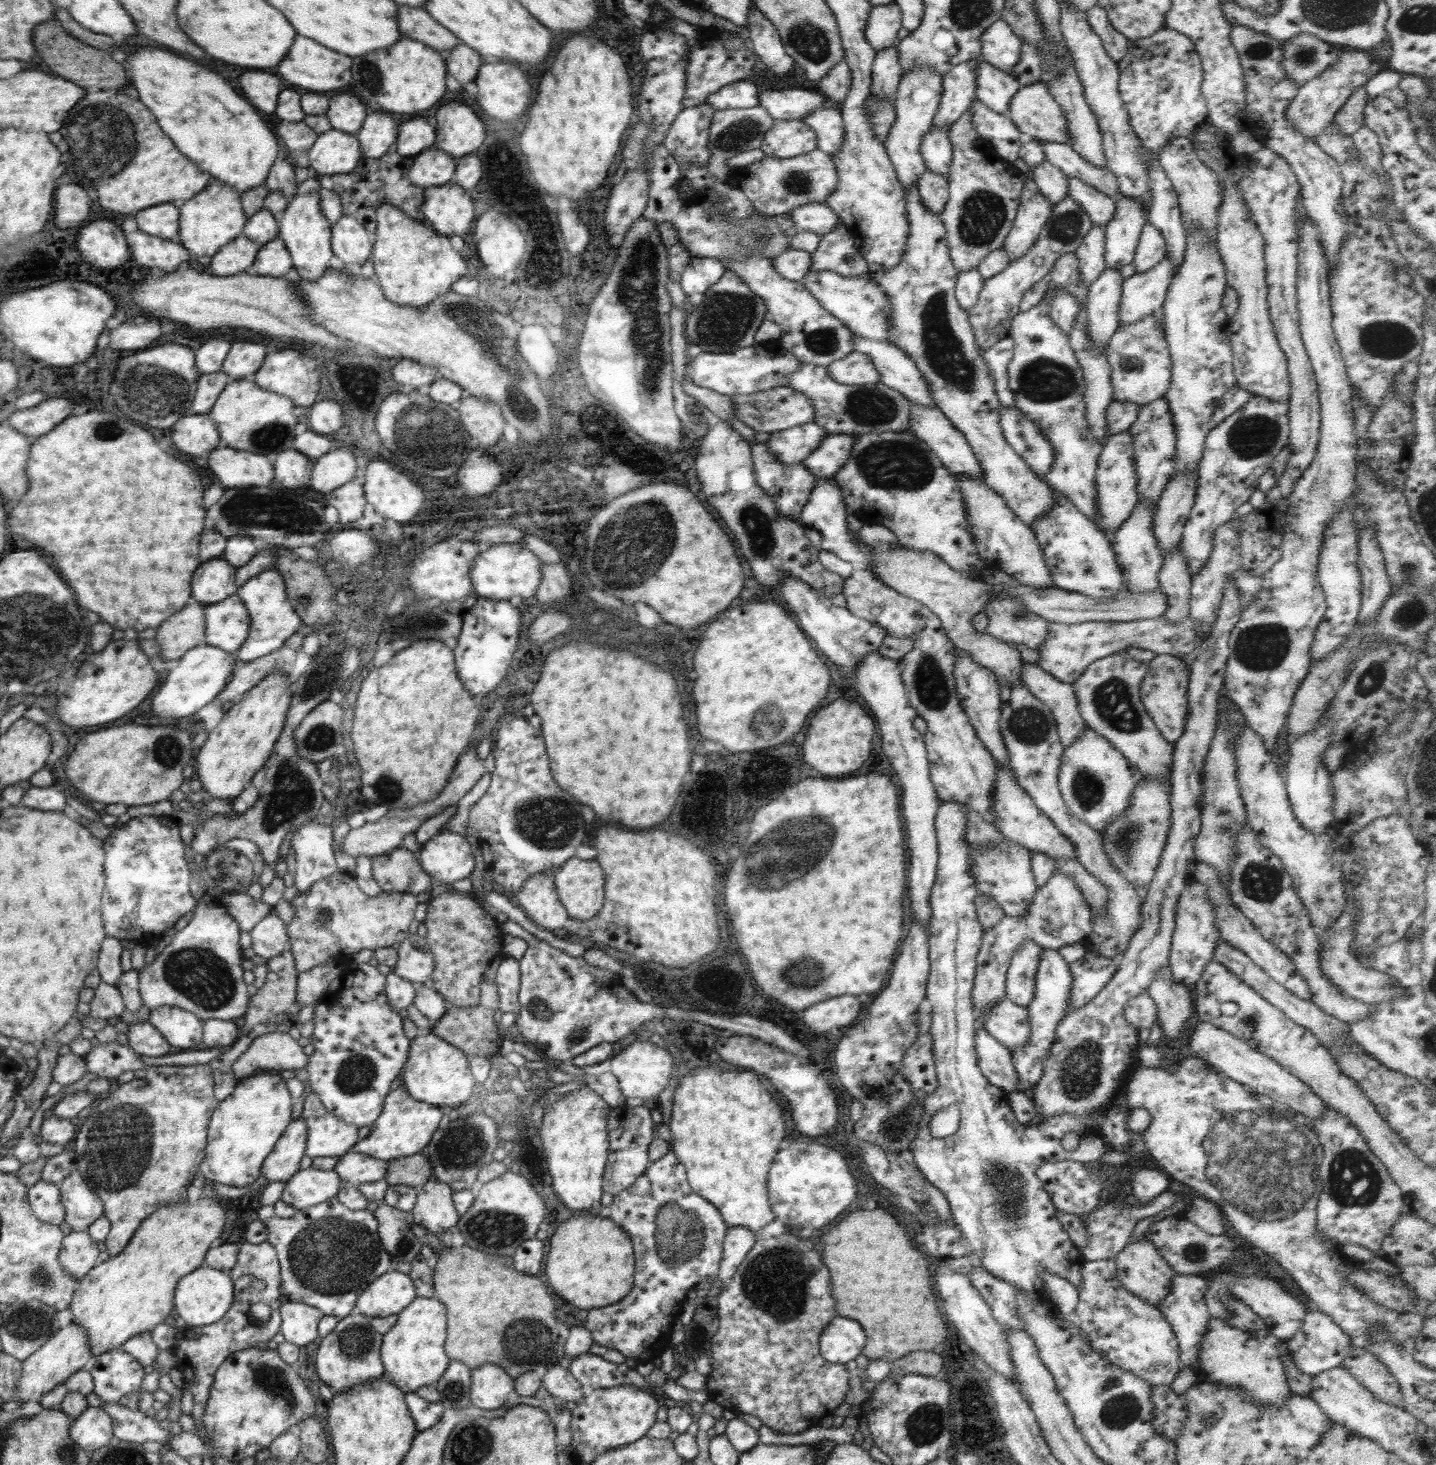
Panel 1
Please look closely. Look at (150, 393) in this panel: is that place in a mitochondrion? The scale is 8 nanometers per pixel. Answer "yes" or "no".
yes

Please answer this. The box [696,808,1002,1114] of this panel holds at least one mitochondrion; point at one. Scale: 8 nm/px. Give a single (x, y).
(792, 852)

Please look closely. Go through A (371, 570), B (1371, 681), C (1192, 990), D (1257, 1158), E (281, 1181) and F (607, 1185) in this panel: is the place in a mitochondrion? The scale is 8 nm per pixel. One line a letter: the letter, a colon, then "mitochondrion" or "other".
A: other
B: mitochondrion
C: other
D: mitochondrion
E: other
F: other

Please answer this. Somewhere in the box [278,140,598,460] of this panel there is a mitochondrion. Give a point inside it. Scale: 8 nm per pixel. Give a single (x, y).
(484, 328)

